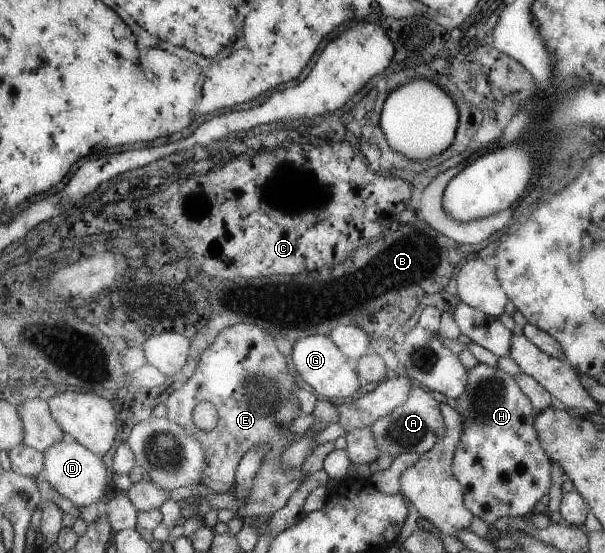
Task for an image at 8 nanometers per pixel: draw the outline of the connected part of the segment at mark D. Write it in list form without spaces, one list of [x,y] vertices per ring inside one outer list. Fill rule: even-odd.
[[[59,440],[43,450],[43,478],[45,482],[58,492],[63,498],[70,500],[75,506],[89,506],[104,497],[107,491],[107,476],[110,473],[106,469],[105,462],[101,461],[99,455],[89,452],[75,440]]]

